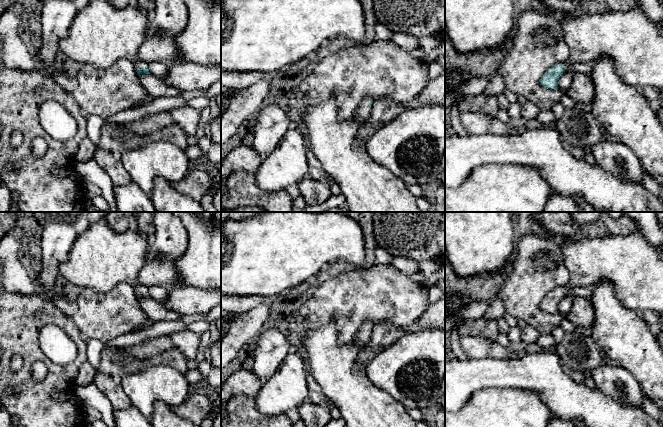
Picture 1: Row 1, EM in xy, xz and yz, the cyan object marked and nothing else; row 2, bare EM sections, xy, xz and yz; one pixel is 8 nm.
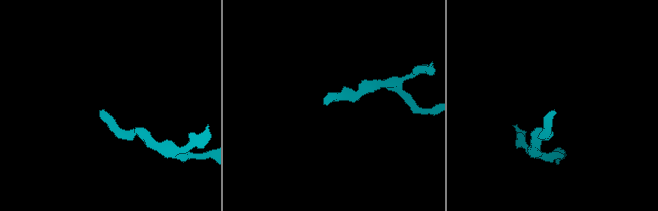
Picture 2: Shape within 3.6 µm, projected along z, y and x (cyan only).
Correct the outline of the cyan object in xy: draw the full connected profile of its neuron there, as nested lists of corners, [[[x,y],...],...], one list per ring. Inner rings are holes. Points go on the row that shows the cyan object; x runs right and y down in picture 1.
[[[91,0],[87,6],[77,12],[68,34],[59,40],[60,51],[70,59],[81,64],[90,64],[100,68],[108,68],[118,61],[132,61],[138,75],[150,74],[148,64],[138,58],[138,49],[143,43],[148,26],[146,13],[133,3],[123,9],[113,7],[108,0]]]

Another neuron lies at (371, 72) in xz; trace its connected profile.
[[[375,40],[372,43],[340,49],[318,61],[310,74],[299,80],[298,88],[309,107],[334,95],[339,119],[346,120],[363,102],[373,104],[387,99],[392,105],[397,105],[413,100],[430,81],[428,67],[422,59],[413,57],[409,51],[390,41]]]

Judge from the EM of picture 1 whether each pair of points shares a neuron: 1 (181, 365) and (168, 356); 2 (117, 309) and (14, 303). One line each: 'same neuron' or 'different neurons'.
1: same neuron
2: different neurons

